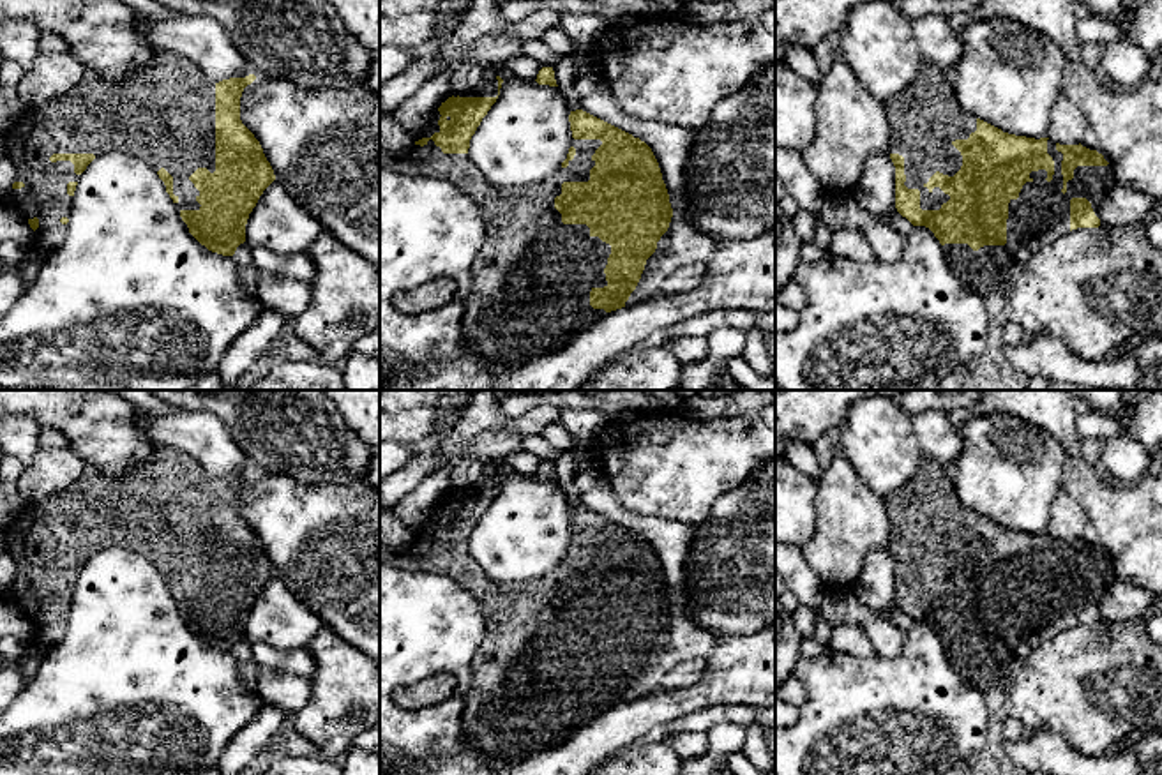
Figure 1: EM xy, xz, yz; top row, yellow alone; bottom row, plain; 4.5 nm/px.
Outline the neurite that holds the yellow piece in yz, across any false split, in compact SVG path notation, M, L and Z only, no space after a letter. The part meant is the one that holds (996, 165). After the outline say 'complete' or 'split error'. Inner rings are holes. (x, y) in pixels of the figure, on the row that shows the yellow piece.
M922 60L913 83L883 104L890 122L897 212L913 226L925 226L934 233L950 268L966 288L984 298L994 330L1001 328L1008 321L1005 300L1030 256L1067 231L1100 226L1100 208L1109 189L1116 184L1114 161L1081 143L1060 145L1049 138L1015 136L975 118L959 106L952 78L932 62Z; split error

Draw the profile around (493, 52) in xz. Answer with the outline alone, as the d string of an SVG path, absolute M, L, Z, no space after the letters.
M491 34L475 41L470 48L459 53L456 69L461 64L477 64L484 71L494 69L500 71L503 65L517 56L523 56L521 48L524 41L510 34Z

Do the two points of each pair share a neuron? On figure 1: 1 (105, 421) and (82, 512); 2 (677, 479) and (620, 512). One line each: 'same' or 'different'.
1: different
2: different

